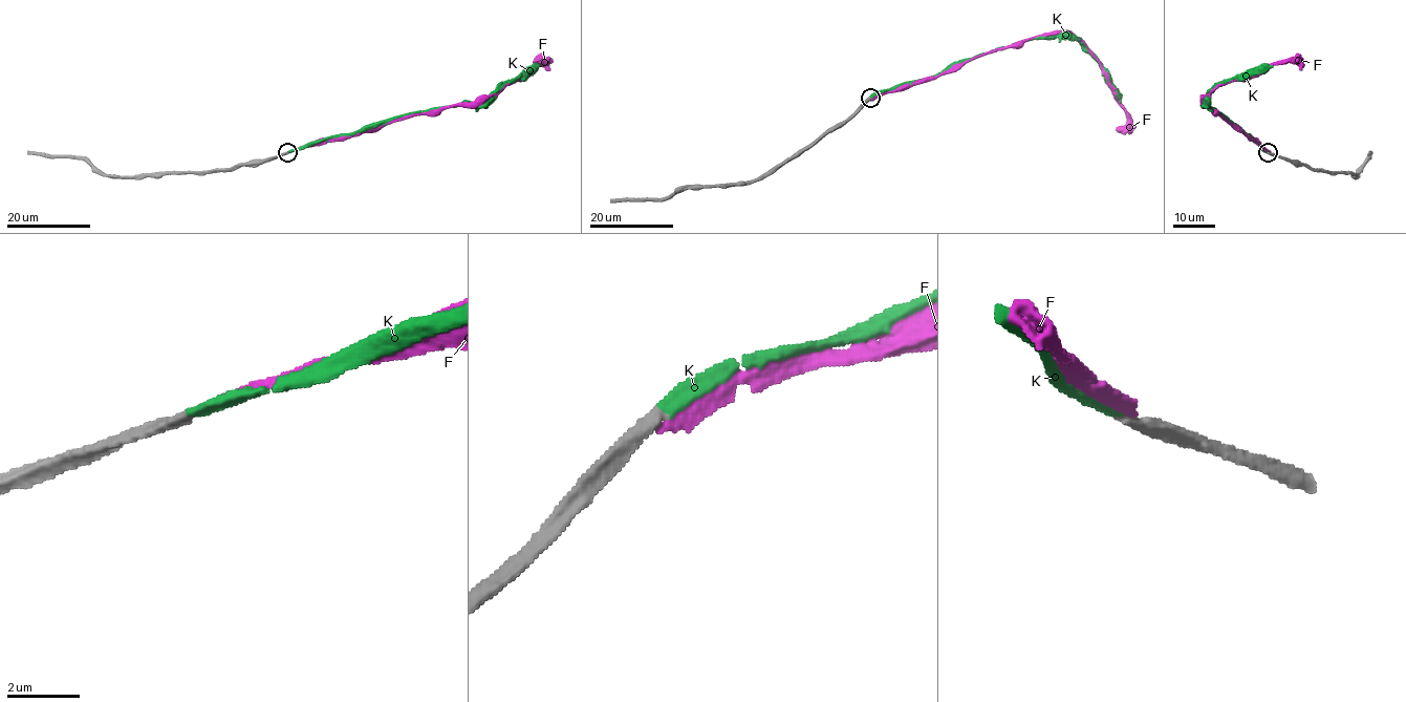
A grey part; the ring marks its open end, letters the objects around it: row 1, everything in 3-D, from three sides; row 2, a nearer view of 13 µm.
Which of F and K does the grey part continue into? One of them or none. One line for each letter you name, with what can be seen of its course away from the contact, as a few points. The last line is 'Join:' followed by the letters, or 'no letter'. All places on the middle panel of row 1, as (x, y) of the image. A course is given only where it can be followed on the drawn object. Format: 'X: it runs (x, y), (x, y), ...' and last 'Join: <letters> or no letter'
K: it runs (870, 98), (900, 85), (935, 77), (968, 60), (1032, 39), (1074, 37), (1099, 63), (1104, 79), (1121, 102)
Join: K

